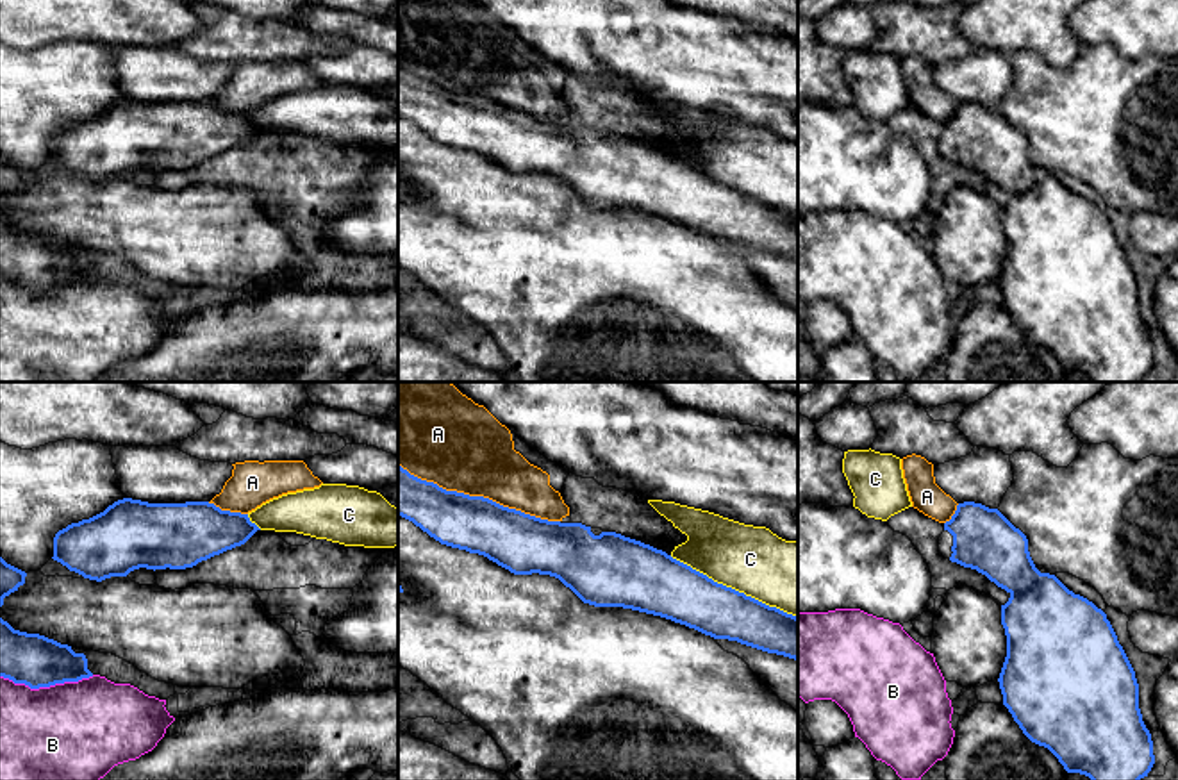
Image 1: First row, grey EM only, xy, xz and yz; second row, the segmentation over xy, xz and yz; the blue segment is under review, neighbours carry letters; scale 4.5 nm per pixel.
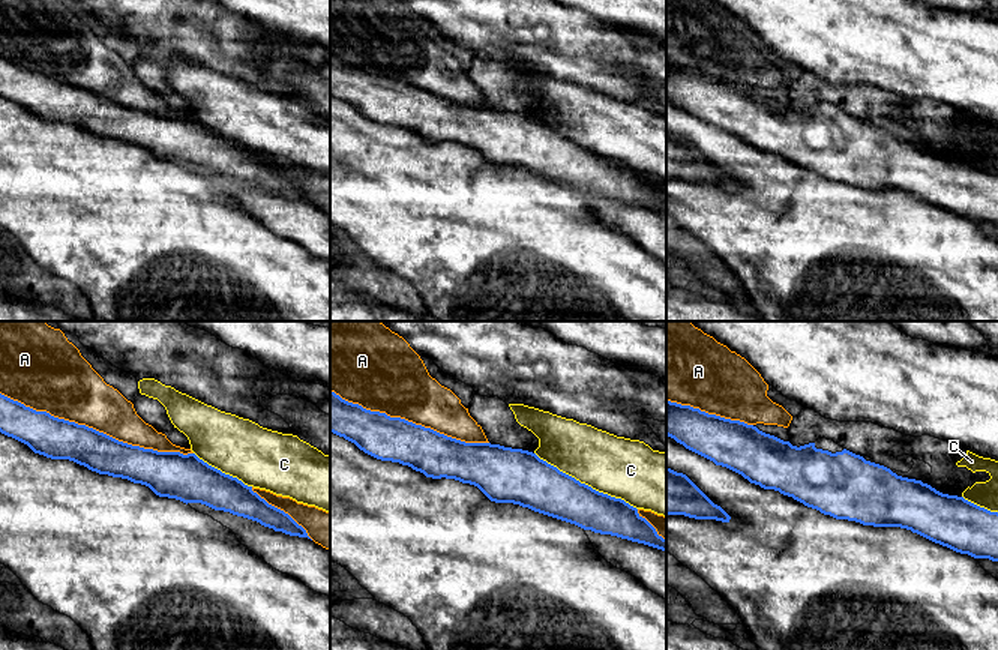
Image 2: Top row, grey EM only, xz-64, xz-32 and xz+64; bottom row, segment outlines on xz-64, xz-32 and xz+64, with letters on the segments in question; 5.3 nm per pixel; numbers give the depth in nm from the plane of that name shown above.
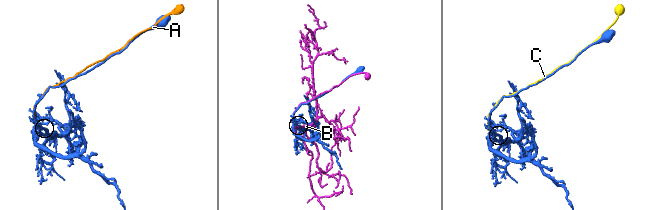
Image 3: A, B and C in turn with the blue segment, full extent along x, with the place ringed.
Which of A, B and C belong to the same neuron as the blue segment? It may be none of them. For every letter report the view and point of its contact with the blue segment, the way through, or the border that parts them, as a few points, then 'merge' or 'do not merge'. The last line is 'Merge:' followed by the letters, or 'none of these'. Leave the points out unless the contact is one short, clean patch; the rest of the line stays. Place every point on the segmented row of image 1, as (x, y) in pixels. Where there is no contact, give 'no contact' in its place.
A: contact xz (479, 497); do not merge
B: contact xy (47, 686); do not merge
C: contact xz (734, 589); do not merge
Merge: none of these

